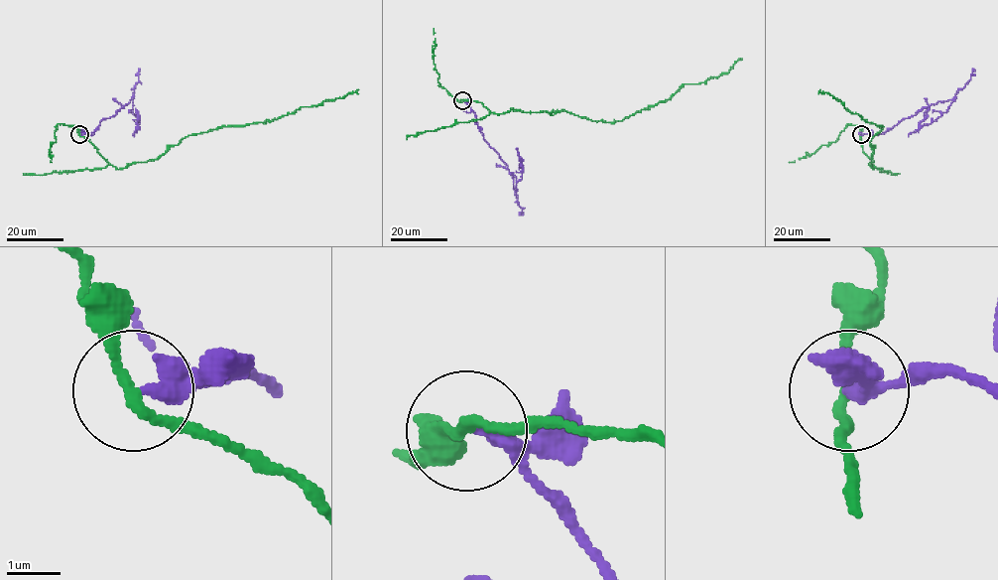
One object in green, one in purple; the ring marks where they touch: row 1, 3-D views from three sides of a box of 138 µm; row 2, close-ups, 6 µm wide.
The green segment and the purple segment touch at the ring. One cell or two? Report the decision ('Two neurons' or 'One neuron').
Two neurons

